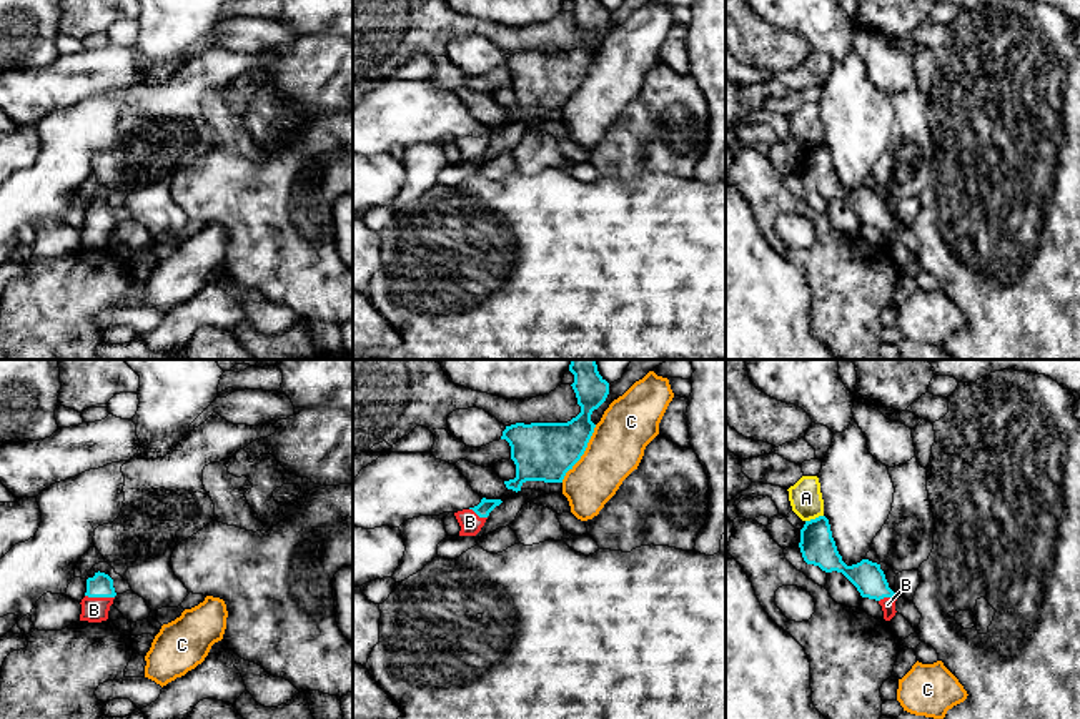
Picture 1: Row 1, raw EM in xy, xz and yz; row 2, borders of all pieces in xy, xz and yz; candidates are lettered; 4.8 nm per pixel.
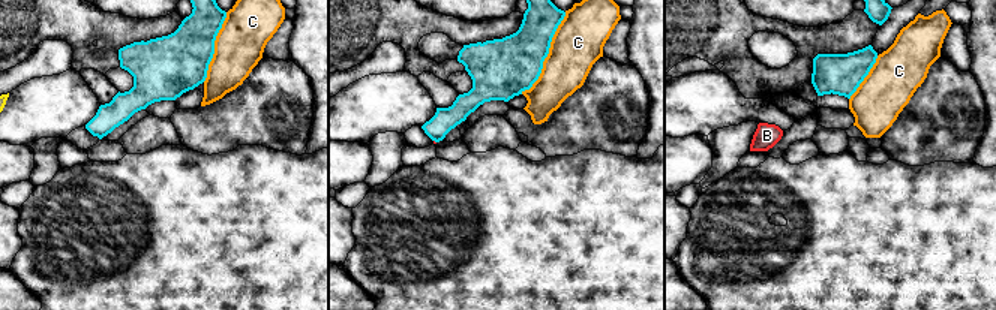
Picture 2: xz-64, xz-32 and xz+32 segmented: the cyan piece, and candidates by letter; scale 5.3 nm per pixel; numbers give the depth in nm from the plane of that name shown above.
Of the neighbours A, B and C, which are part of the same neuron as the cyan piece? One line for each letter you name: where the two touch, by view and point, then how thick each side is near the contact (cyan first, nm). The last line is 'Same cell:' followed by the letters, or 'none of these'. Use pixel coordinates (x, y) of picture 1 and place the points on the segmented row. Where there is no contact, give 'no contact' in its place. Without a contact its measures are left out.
B: contact xy (100, 596); calibres 110 and 130 nm
Same cell: B

